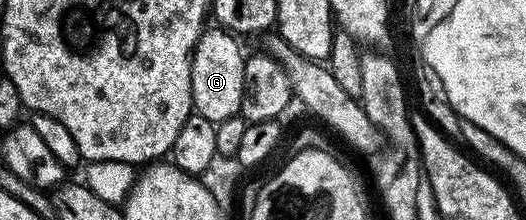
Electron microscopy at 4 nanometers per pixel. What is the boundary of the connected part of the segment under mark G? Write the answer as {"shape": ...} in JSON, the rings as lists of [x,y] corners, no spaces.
{"shape":[[[226,29],[216,30],[204,30],[195,46],[191,66],[191,102],[194,110],[213,124],[240,114],[245,62],[245,51],[239,48],[240,40]]]}

